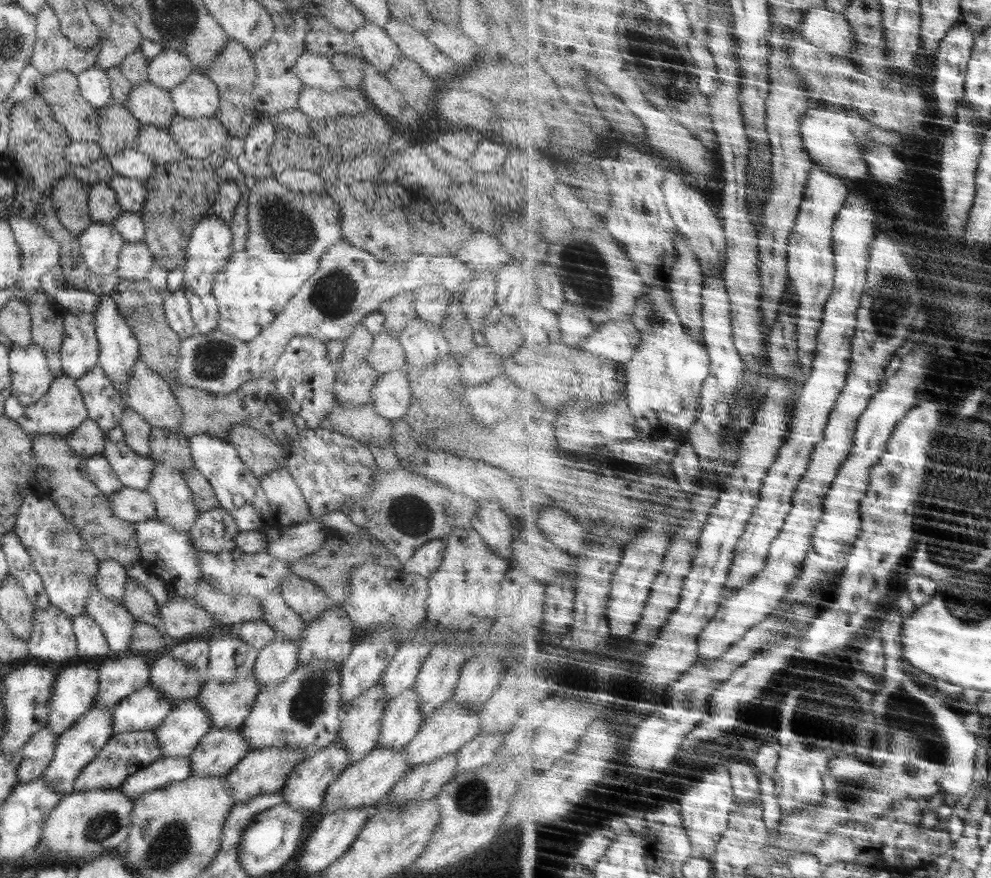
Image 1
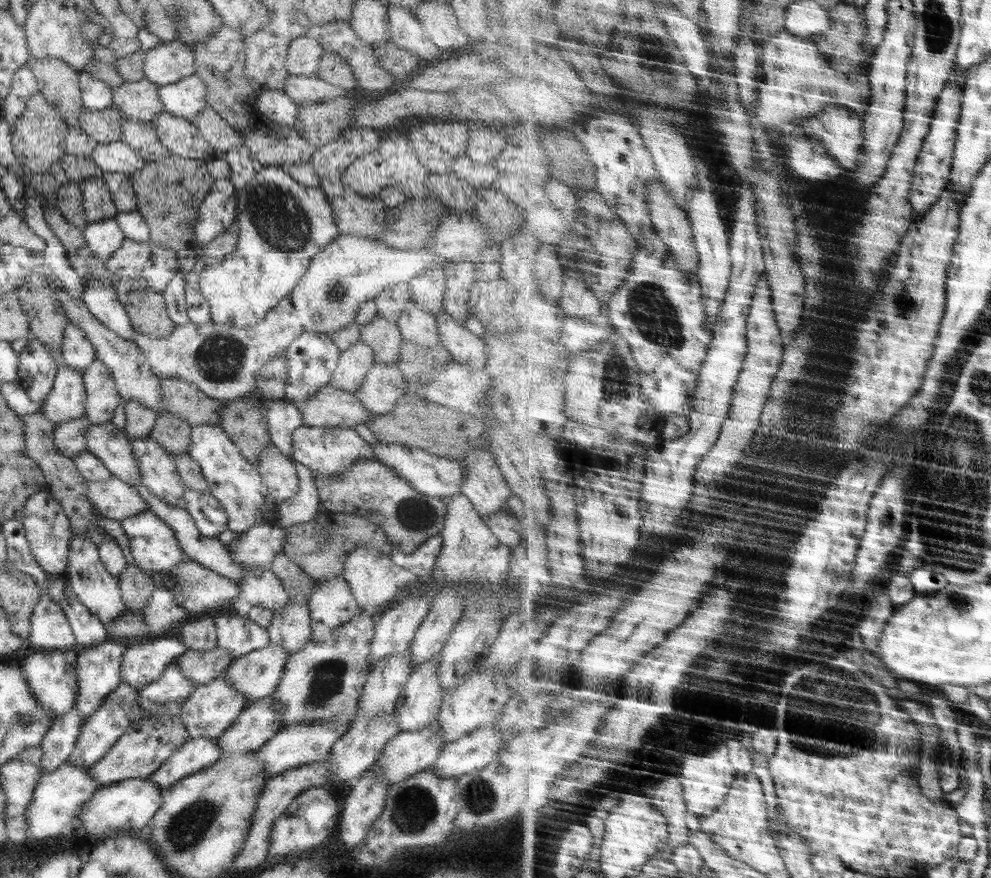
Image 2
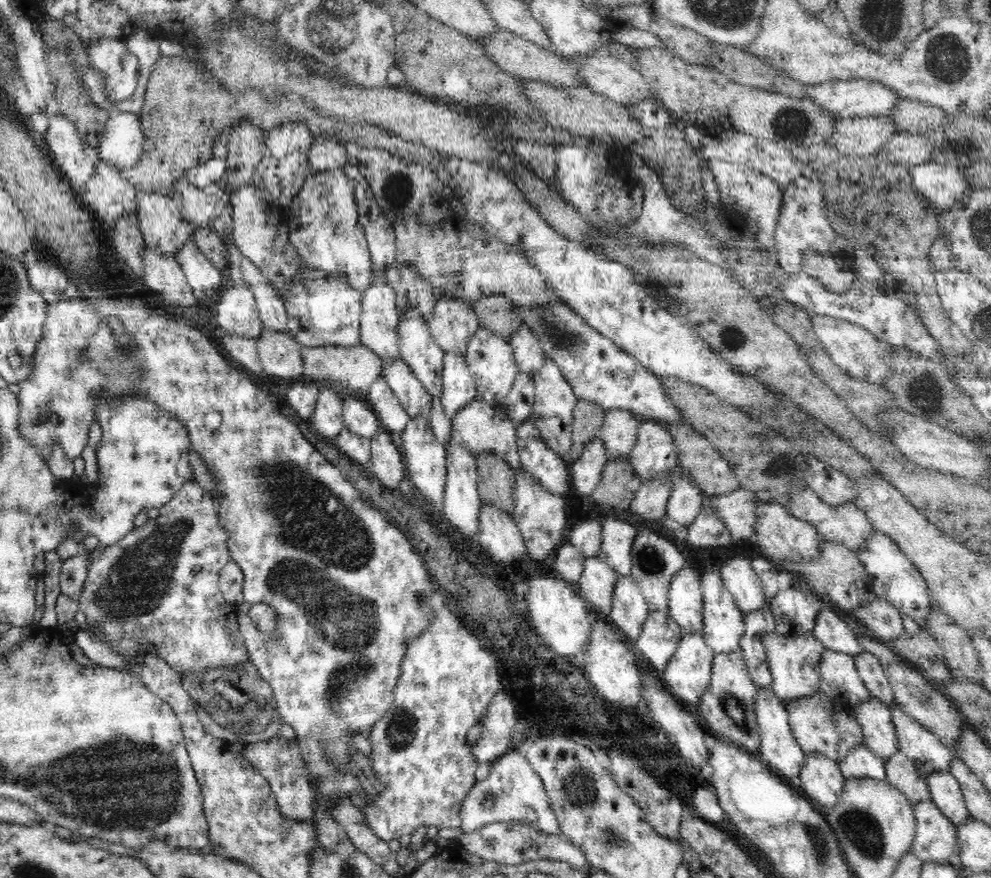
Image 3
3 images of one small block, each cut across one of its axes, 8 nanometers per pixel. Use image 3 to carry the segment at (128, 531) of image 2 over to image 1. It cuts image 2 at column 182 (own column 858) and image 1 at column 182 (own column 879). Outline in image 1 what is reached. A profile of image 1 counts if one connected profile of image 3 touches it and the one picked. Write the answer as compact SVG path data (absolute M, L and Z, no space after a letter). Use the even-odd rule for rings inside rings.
M158 518L134 523L138 548L142 556L141 561L146 569L152 571L168 584L174 582L175 598L194 598L198 581L202 580L202 570L198 566L198 551L192 546L188 533L172 529L170 525Z

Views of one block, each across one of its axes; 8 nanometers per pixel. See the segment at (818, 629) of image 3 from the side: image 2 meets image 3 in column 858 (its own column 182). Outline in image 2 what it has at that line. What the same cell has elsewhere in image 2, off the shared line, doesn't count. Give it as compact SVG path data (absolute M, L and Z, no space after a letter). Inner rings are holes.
M177 630L160 637L151 637L142 643L128 645L122 655L121 682L141 689L160 678L166 666L175 662L187 650Z

